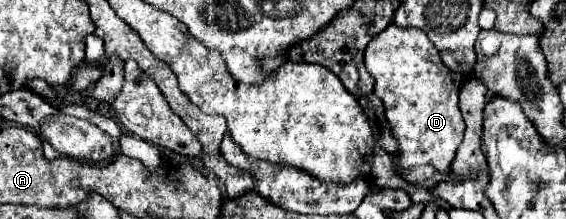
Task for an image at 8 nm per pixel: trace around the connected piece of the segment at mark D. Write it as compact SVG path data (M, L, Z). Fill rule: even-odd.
M394 23L368 43L364 63L374 77L374 95L384 103L392 137L398 141L398 167L432 165L448 173L464 137L464 119L458 109L458 91L464 77L442 63L438 49L428 41L426 33L420 33L420 29L400 29Z

